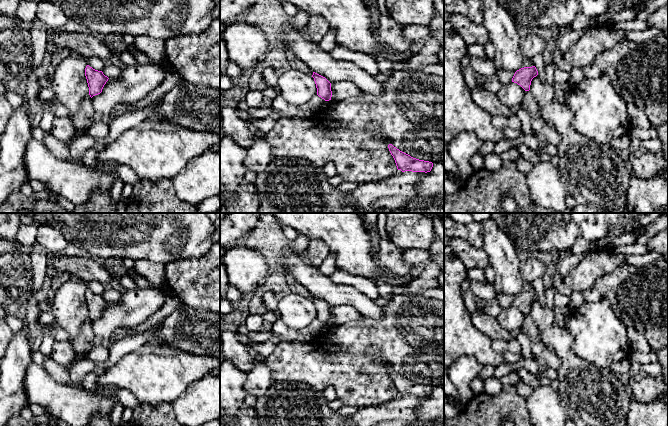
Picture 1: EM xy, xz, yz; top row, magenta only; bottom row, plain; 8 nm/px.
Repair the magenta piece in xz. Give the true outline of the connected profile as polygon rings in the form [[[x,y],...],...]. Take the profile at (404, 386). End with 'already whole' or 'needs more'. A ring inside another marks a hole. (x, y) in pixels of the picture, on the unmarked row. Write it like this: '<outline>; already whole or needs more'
[[[392,368],[388,369],[389,375],[393,380],[397,393],[402,396],[412,395],[412,396],[430,396],[433,387],[429,385],[419,384],[411,381],[410,379],[400,375]]]; already whole

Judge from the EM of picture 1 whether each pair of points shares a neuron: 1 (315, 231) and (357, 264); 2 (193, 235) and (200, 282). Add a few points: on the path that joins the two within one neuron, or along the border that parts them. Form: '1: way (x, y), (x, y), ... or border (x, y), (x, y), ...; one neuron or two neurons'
1: way (325, 232), (347, 254); one neuron
2: border (209, 249), (196, 257), (178, 258), (173, 261); two neurons

